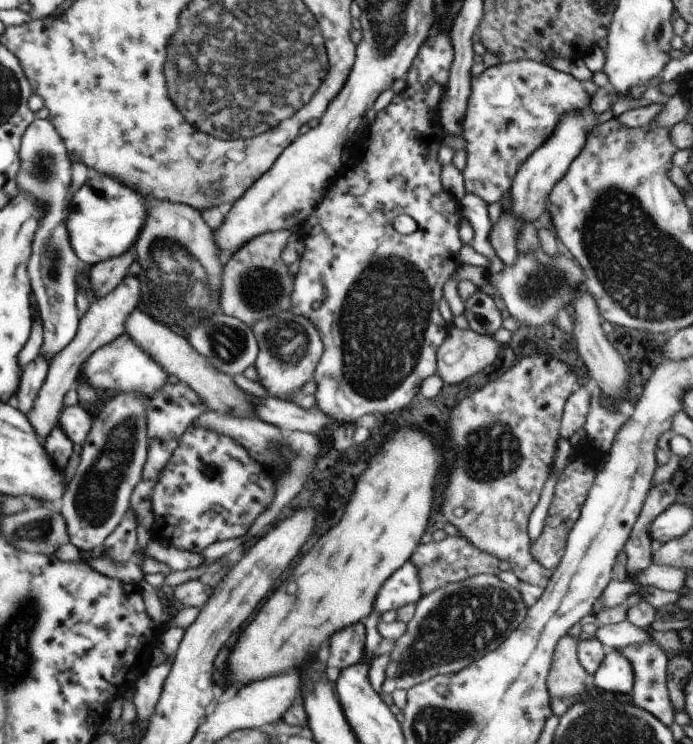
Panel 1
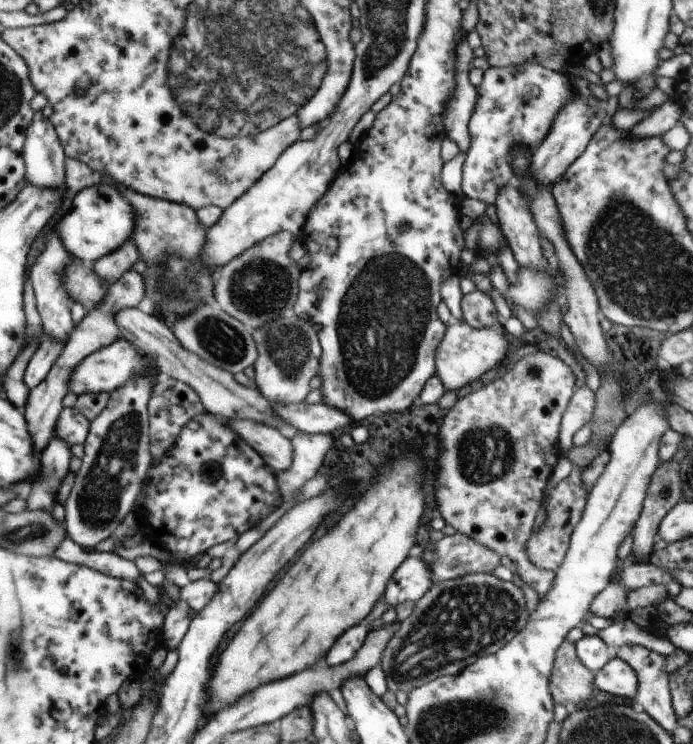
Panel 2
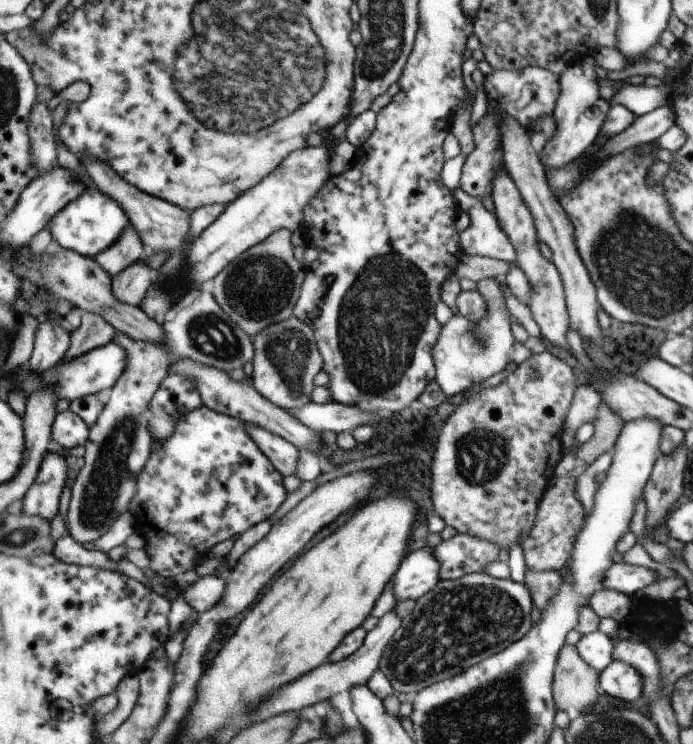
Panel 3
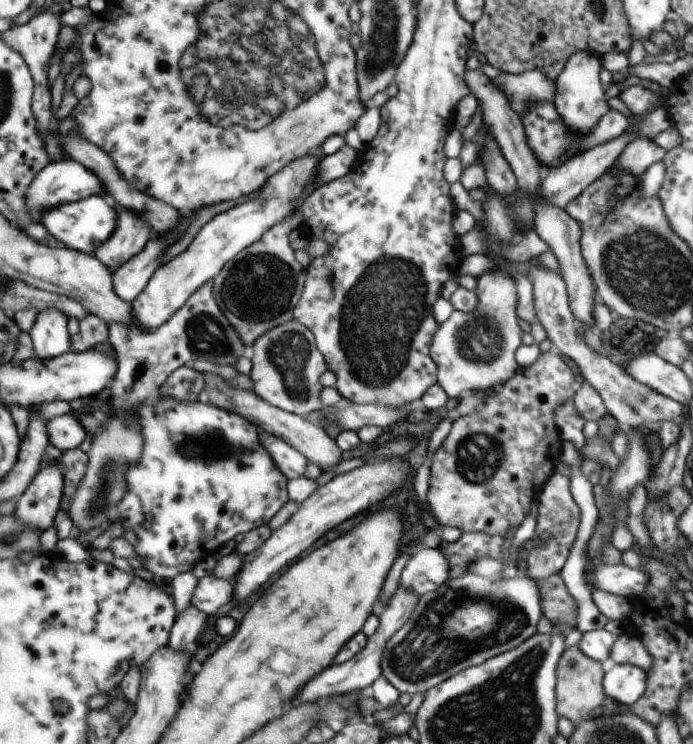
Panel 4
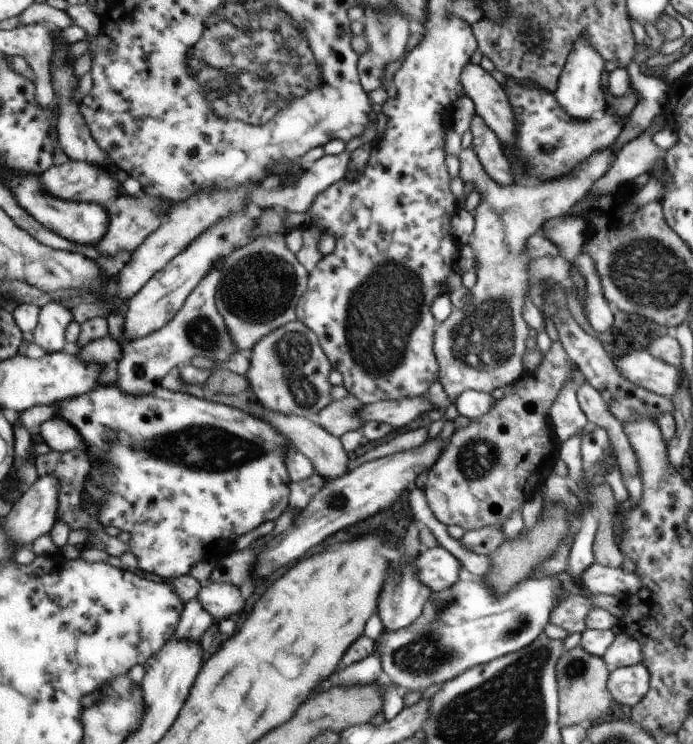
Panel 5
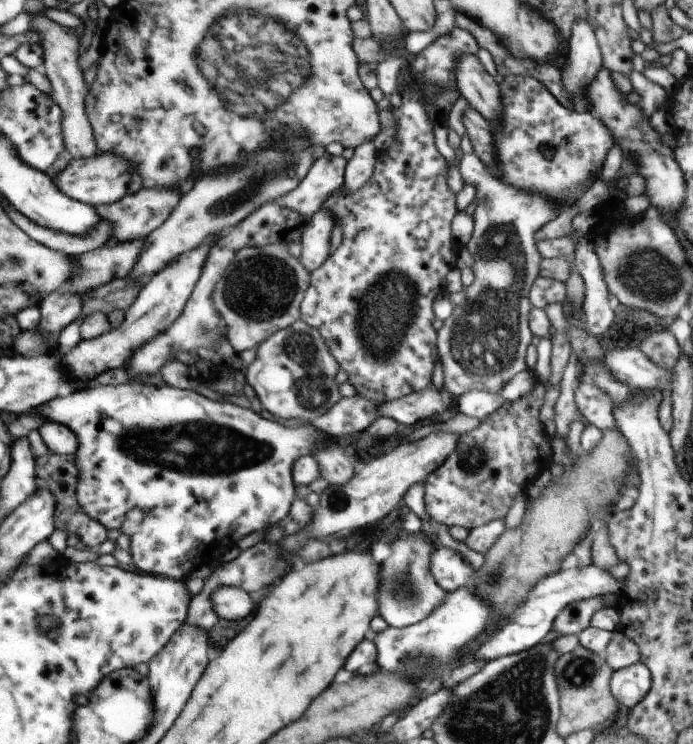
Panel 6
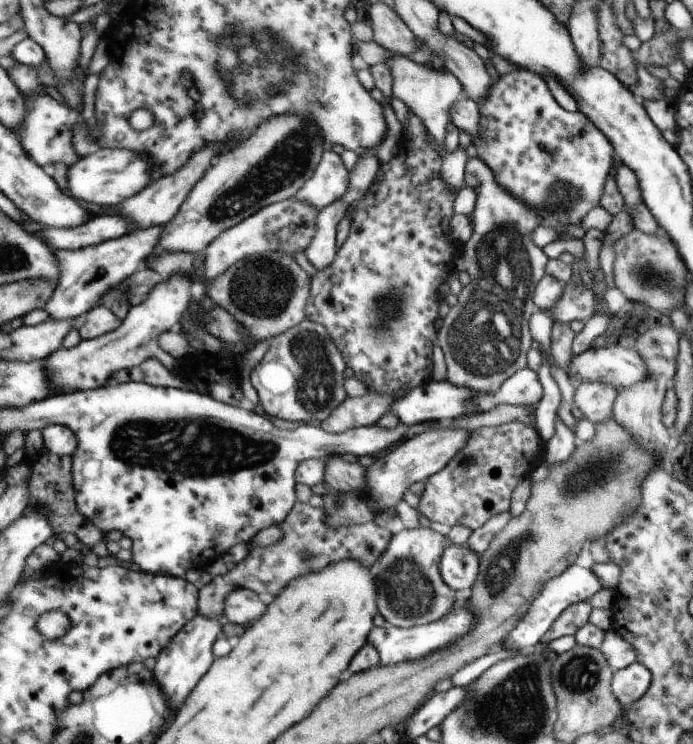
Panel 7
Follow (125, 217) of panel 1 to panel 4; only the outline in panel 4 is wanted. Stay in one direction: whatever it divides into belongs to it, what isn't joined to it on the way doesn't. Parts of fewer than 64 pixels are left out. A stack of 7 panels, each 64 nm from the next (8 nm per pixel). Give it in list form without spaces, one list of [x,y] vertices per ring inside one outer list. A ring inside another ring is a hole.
[[[91,196],[81,202],[71,202],[69,206],[59,206],[57,210],[49,210],[49,214],[45,214],[43,224],[49,228],[49,234],[55,236],[65,246],[83,250],[89,254],[93,250],[93,254],[95,254],[97,248],[103,242],[107,242],[107,238],[111,238],[111,234],[117,226],[117,212],[105,202],[103,196]]]

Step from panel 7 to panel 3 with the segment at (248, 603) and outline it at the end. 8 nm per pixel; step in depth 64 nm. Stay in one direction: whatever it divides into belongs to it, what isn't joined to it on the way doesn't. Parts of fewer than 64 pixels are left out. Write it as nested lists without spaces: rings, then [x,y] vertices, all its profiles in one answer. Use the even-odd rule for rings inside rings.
[[[203,576],[183,589],[181,596],[192,611],[201,613],[211,608],[221,598],[223,590],[225,590],[225,583],[222,576]]]

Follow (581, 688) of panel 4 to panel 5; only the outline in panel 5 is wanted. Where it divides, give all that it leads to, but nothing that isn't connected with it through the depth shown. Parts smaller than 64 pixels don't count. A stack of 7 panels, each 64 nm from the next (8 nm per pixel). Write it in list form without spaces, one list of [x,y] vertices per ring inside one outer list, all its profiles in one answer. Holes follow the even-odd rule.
[[[577,646],[561,654],[561,662],[557,662],[556,666],[556,680],[561,682],[561,727],[583,720],[595,723],[609,712],[612,696],[607,694],[607,668],[601,658],[595,658]]]

